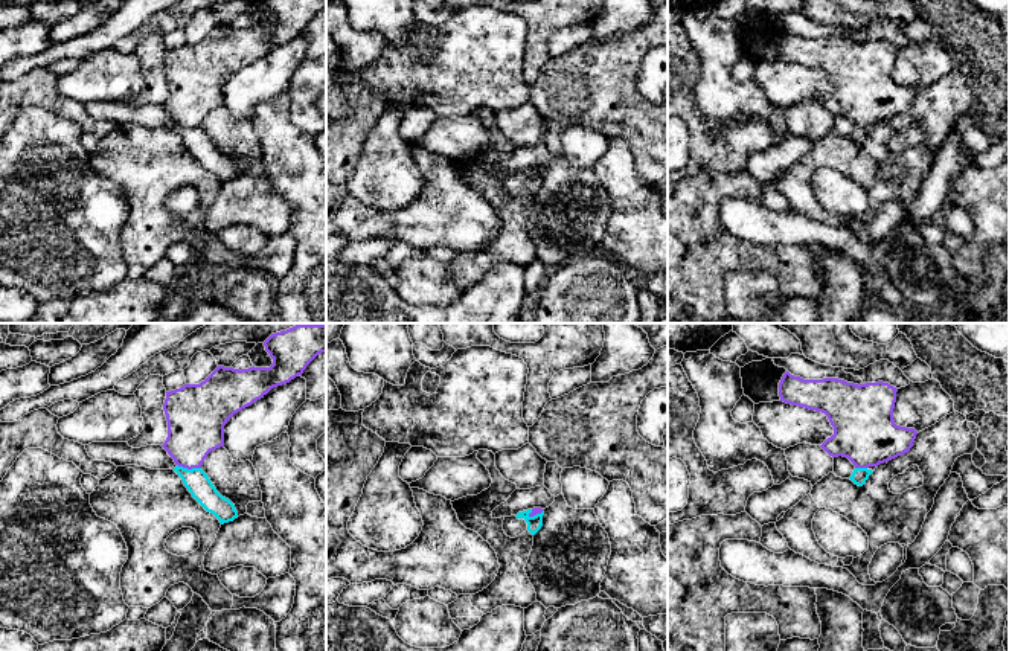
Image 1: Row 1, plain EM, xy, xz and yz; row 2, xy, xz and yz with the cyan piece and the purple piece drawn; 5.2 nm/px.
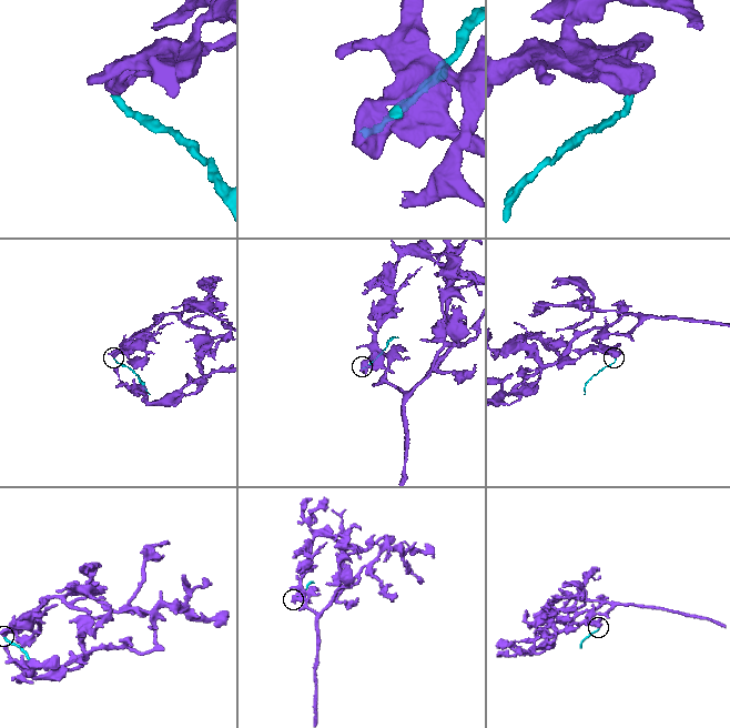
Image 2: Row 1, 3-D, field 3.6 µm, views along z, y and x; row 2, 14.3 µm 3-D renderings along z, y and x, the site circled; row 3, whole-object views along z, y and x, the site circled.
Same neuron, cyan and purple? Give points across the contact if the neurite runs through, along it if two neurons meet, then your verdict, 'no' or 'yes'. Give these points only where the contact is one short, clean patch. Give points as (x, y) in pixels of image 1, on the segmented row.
border along xy (177, 464), (186, 468), (200, 468); no

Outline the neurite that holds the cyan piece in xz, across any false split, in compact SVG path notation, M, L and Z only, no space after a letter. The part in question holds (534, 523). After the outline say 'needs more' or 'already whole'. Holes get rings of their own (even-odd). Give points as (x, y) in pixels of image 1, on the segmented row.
M527 509L527 511L518 512L517 515L504 517L503 520L504 534L511 538L515 538L526 531L535 535L543 526L544 511L533 517L529 515L530 512L532 509Z; needs more

